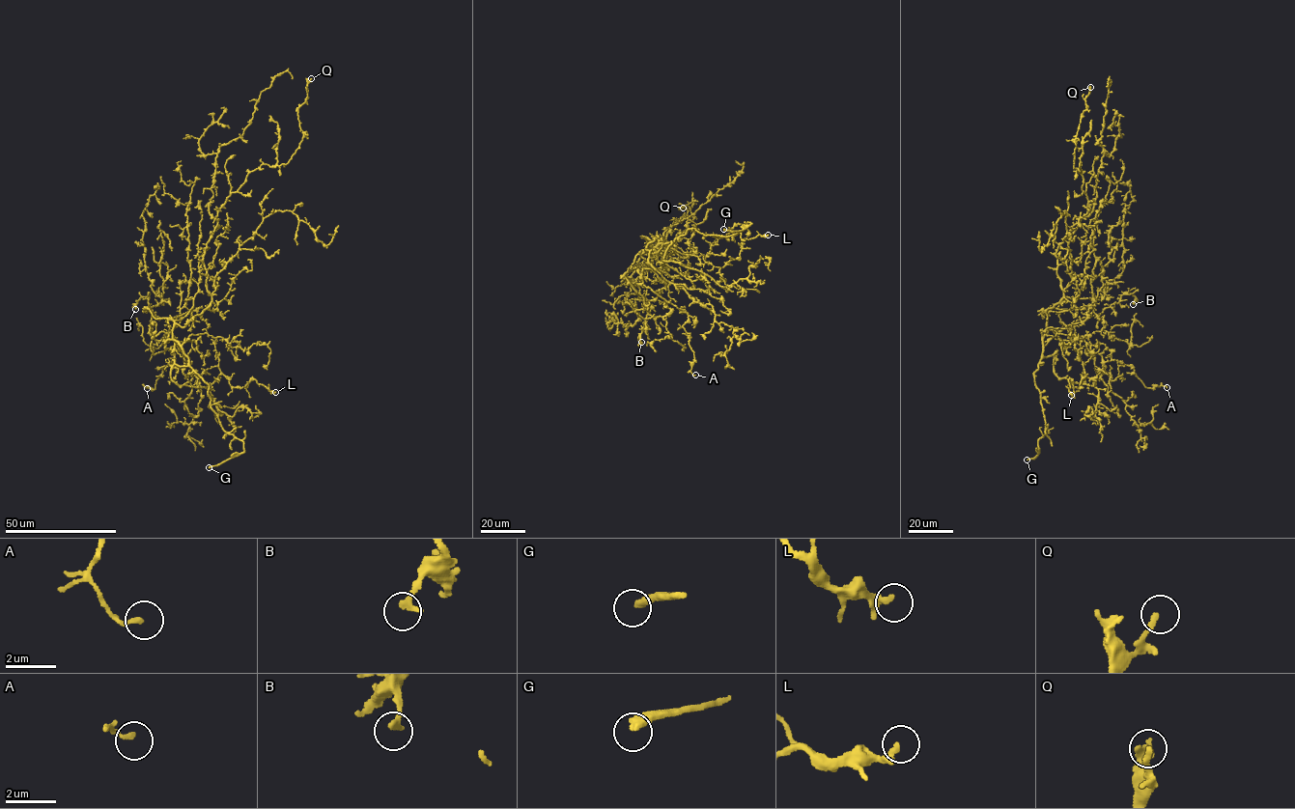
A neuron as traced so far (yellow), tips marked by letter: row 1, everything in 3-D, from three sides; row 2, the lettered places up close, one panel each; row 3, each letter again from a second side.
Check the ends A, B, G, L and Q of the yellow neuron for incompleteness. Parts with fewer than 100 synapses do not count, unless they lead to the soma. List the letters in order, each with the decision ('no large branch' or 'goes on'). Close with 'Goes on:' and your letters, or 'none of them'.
A: no large branch
B: no large branch
G: goes on
L: no large branch
Q: no large branch
Goes on: G

